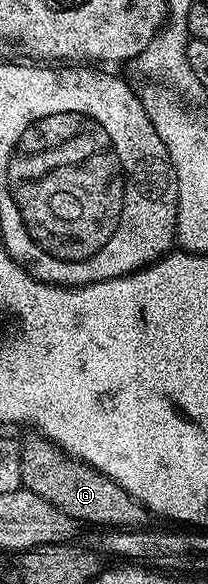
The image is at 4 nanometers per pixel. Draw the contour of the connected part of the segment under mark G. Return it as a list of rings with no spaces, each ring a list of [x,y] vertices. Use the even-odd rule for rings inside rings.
[[[32,434],[28,441],[20,444],[20,482],[38,494],[38,498],[46,498],[46,502],[58,506],[58,510],[81,525],[101,524],[99,527],[104,530],[131,530],[145,527],[150,520],[148,509],[126,494],[122,486],[106,478],[98,469],[69,456],[39,434]]]

